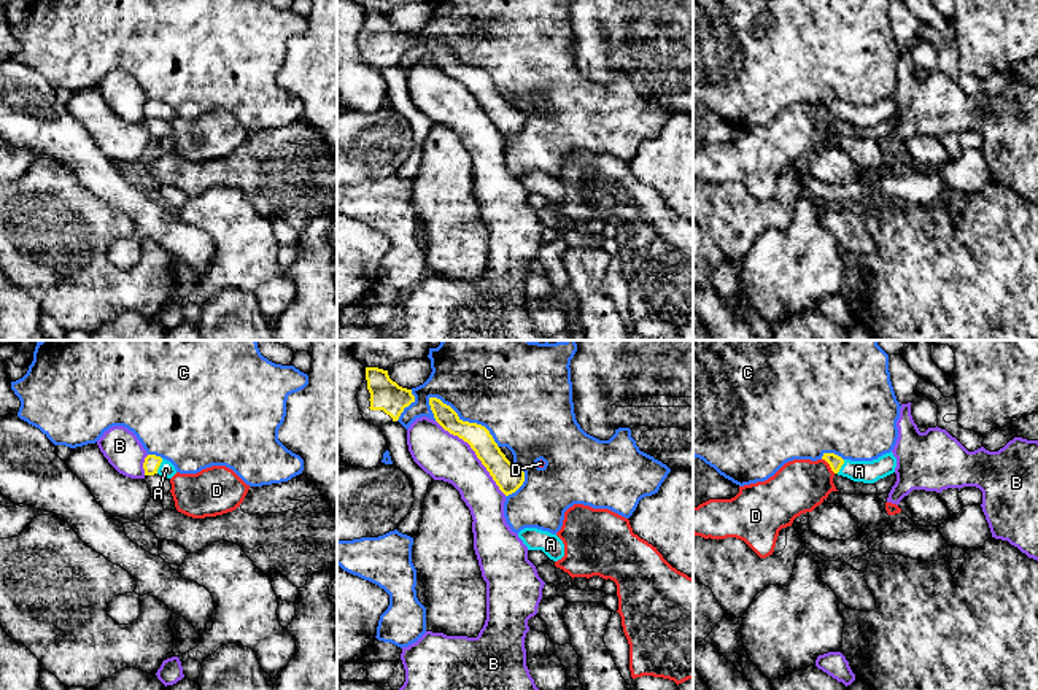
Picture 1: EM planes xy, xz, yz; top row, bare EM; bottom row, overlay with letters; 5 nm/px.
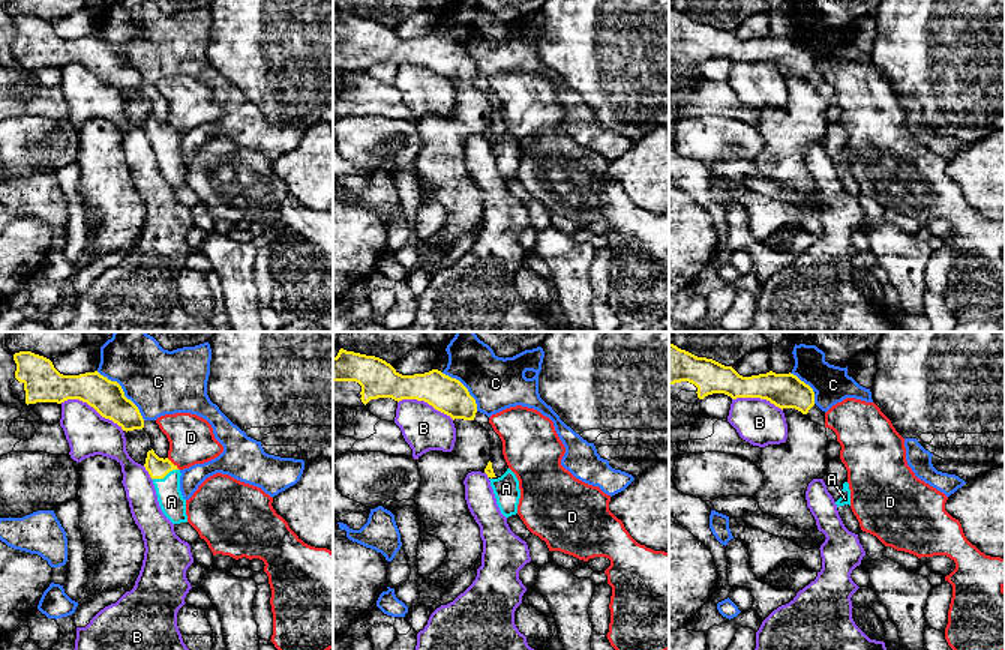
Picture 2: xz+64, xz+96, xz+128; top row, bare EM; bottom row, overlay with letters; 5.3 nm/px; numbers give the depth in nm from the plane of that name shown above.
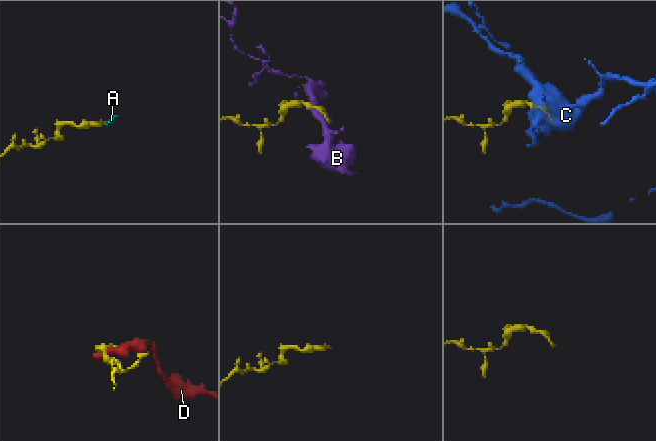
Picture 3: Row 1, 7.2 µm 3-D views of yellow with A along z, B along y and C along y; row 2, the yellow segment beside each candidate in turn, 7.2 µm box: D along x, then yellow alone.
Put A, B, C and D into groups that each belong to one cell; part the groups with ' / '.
A / B / C / D

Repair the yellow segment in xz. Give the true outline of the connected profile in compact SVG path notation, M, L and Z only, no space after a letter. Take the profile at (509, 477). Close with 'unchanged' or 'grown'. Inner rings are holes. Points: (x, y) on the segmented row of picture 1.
M429 397L429 405L436 421L445 431L471 445L505 496L515 493L523 485L525 472L505 458L485 426L463 421L450 405L437 397Z; unchanged

